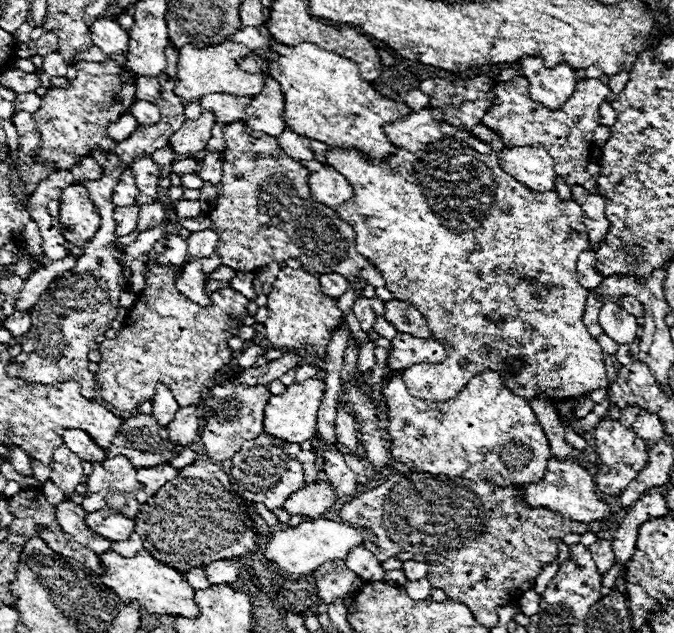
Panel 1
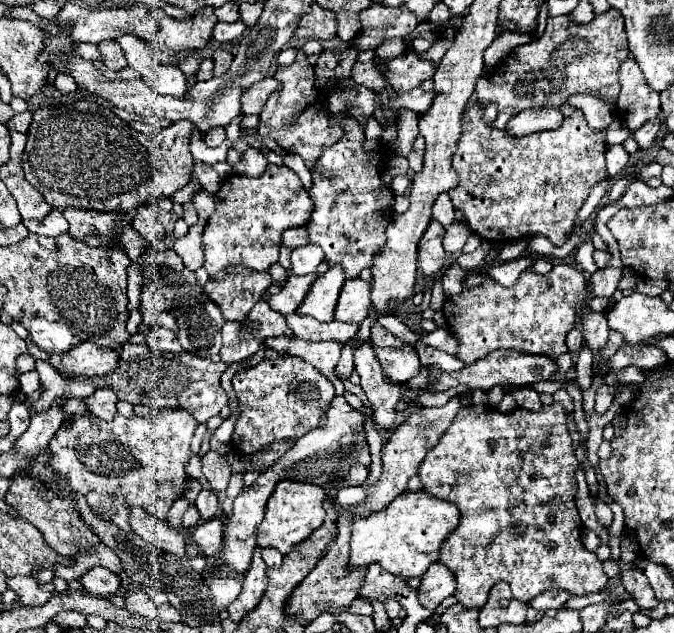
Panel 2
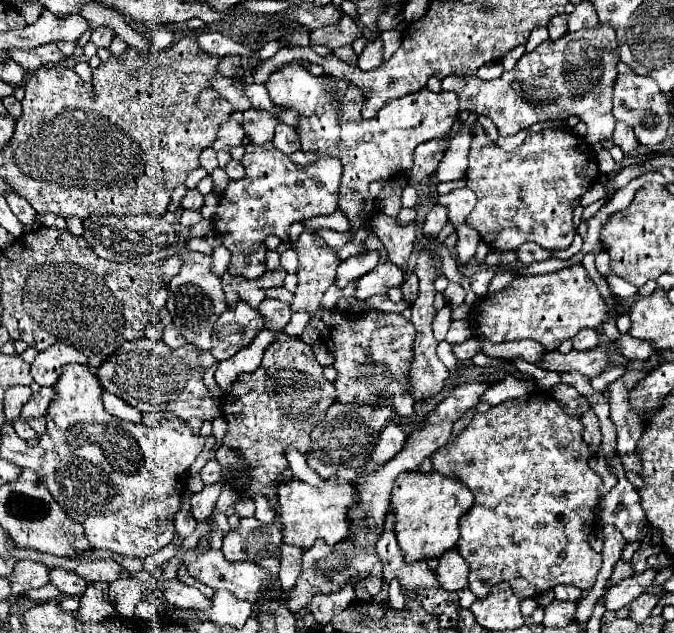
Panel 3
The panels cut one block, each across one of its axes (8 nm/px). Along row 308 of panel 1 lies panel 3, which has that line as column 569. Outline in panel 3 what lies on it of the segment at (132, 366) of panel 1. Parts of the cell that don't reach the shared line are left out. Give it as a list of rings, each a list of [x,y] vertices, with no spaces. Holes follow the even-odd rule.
[[[474,124],[472,126],[472,144],[470,144],[470,166],[466,170],[466,186],[478,196],[478,202],[466,224],[480,232],[482,240],[498,250],[516,250],[524,242],[536,242],[546,250],[566,250],[572,244],[576,234],[572,224],[574,202],[596,184],[600,178],[596,152],[588,152],[584,138],[576,136],[570,130],[546,130],[534,132],[528,136],[528,144],[522,144],[514,152],[504,152],[500,146],[492,144],[486,132]]]

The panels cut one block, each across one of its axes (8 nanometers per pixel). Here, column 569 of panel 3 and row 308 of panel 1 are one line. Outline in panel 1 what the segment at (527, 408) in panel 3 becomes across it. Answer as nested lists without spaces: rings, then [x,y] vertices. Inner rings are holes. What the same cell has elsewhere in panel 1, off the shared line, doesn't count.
[[[422,108],[418,112],[412,112],[410,116],[404,116],[402,120],[398,120],[394,124],[386,124],[384,132],[390,138],[390,142],[394,146],[398,146],[398,152],[394,152],[392,158],[386,160],[384,164],[372,164],[360,152],[342,150],[342,148],[328,150],[328,164],[334,170],[338,170],[342,176],[346,176],[346,180],[356,190],[356,196],[352,196],[352,200],[348,200],[348,204],[342,204],[340,208],[336,208],[340,218],[356,228],[356,250],[384,274],[386,288],[394,294],[396,300],[412,304],[424,316],[434,340],[438,340],[446,348],[444,362],[440,362],[440,364],[422,362],[422,364],[412,364],[402,370],[400,378],[408,386],[408,392],[420,400],[446,402],[446,400],[454,398],[456,394],[460,394],[460,390],[468,384],[470,376],[482,374],[484,370],[492,370],[498,376],[502,376],[504,386],[510,388],[510,392],[514,392],[516,396],[524,396],[528,402],[532,402],[534,398],[544,396],[544,394],[558,402],[558,400],[586,396],[596,388],[608,388],[610,380],[606,376],[606,368],[604,368],[604,360],[602,360],[602,348],[590,336],[590,332],[586,330],[586,326],[582,322],[588,290],[582,288],[578,282],[576,260],[578,260],[580,252],[590,248],[590,240],[588,240],[588,232],[586,232],[586,224],[584,224],[584,210],[574,200],[562,202],[556,192],[536,194],[536,192],[530,192],[524,184],[518,184],[512,176],[502,172],[502,168],[498,166],[496,152],[486,142],[474,138],[470,132],[464,132],[460,128],[446,124],[442,120],[440,110]],[[508,358],[518,358],[520,362],[524,362],[524,366],[520,368],[520,372],[516,376],[504,364]]]

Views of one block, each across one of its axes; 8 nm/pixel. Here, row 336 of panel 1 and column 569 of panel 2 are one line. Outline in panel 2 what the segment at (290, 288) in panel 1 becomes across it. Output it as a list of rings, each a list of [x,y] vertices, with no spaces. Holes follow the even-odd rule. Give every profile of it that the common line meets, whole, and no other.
[[[556,264],[548,274],[536,274],[526,268],[512,288],[502,287],[481,272],[468,276],[464,290],[444,302],[446,324],[460,342],[456,358],[472,364],[492,350],[512,348],[556,360],[568,352],[566,332],[578,324],[578,312],[586,306],[586,296],[586,276],[568,264]]]

